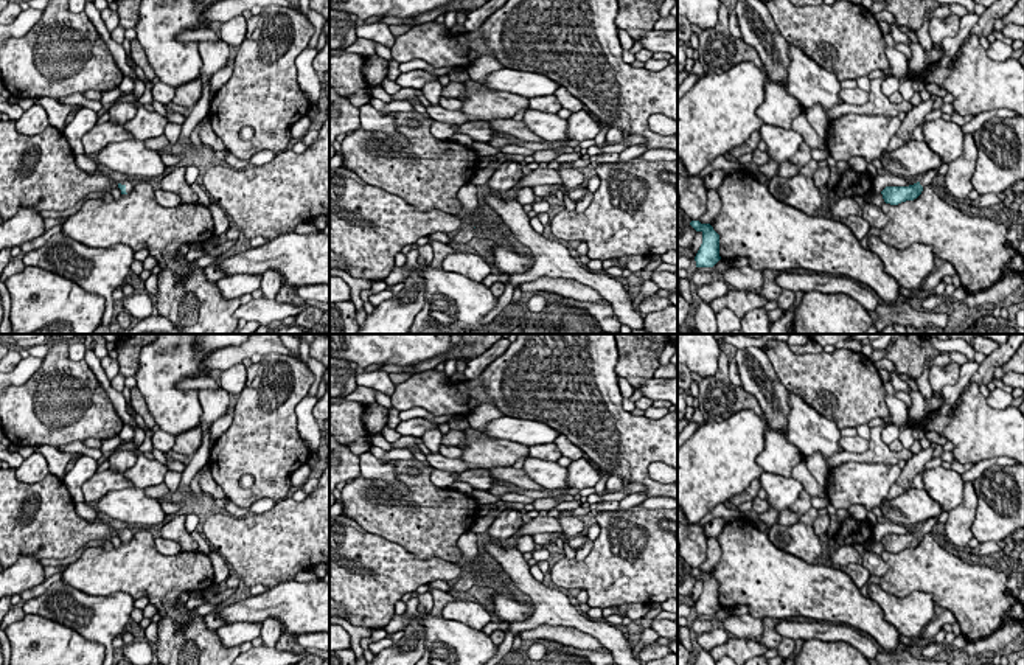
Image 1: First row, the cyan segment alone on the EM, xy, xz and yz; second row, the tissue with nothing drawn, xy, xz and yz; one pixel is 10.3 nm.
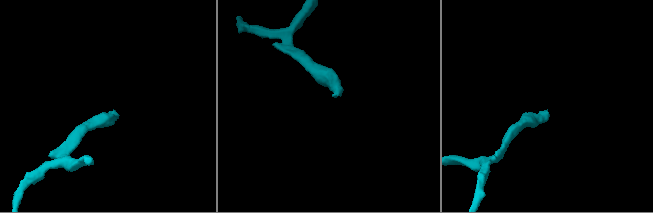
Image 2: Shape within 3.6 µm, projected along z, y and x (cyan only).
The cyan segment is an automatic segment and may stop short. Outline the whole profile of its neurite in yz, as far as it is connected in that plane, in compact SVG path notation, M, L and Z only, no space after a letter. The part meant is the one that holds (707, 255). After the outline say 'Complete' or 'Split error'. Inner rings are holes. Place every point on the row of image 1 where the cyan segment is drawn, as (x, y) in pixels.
M691 221L690 225L702 233L702 244L695 256L696 267L713 267L719 259L719 235L710 224Z. Complete

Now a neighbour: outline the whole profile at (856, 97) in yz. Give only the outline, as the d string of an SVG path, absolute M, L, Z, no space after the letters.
M841 89L839 98L842 103L864 106L869 103L870 93L861 89Z

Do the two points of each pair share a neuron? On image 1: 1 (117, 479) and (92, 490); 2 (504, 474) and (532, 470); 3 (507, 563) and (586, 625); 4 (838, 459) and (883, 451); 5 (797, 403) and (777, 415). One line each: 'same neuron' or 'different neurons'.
1: same neuron
2: different neurons
3: same neuron
4: same neuron
5: different neurons

